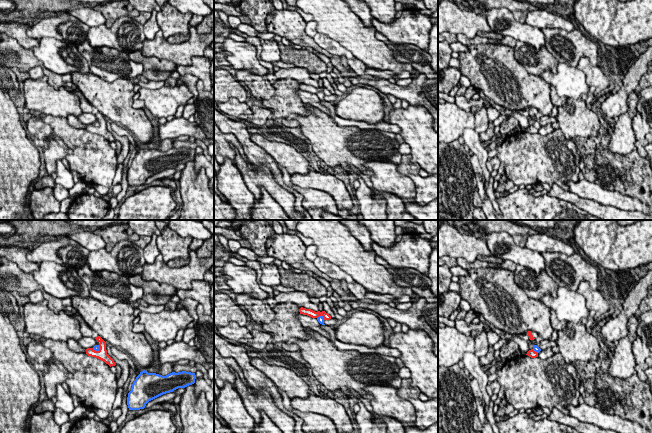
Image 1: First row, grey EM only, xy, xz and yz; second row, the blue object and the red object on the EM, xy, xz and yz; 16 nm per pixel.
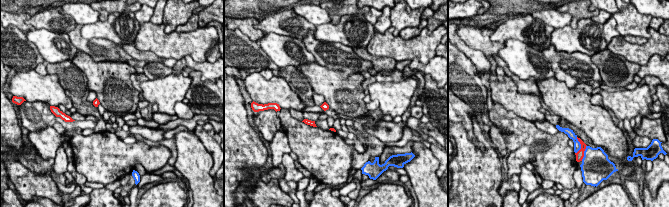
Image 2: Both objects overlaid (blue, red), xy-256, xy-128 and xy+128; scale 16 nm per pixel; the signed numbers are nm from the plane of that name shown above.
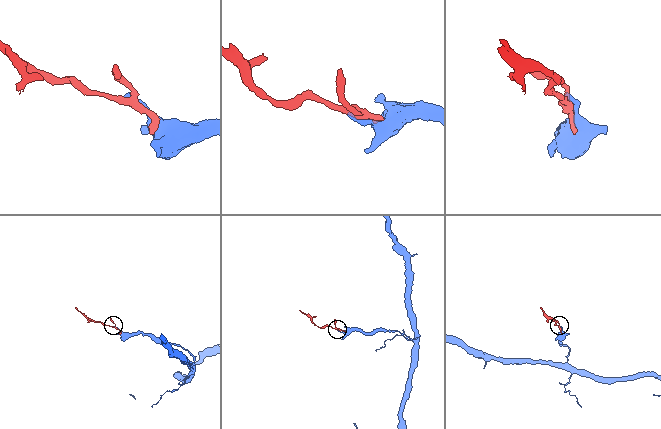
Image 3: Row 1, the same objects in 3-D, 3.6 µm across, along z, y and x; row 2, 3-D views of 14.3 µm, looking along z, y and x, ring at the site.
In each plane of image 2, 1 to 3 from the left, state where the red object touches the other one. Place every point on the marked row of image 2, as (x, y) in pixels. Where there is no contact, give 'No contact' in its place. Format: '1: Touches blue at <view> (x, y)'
1: No contact
2: No contact
3: Touches blue at xy+128 (580, 145)

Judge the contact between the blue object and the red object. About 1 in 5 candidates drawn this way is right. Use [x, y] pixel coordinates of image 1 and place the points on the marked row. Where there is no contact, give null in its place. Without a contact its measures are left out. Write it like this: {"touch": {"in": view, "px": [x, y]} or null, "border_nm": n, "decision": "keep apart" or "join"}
{"touch": {"in": "xy", "px": [96, 350]}, "border_nm": 150, "decision": "keep apart"}

